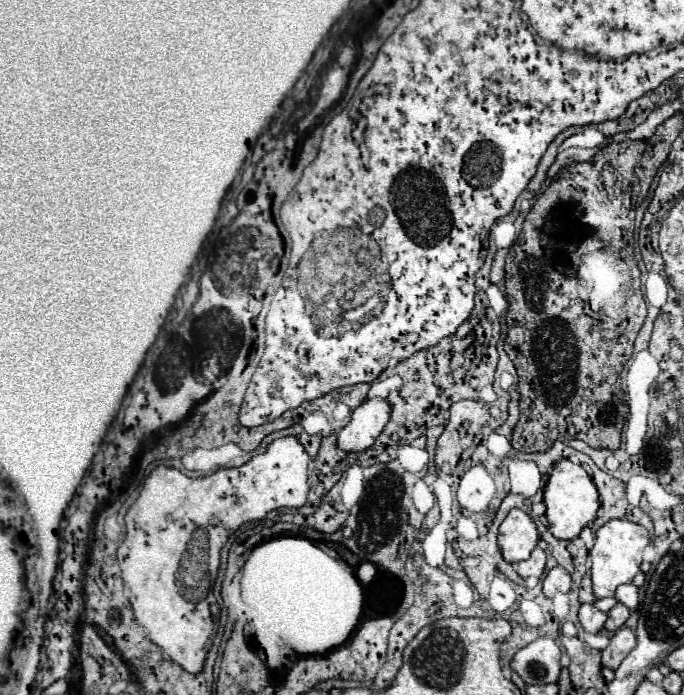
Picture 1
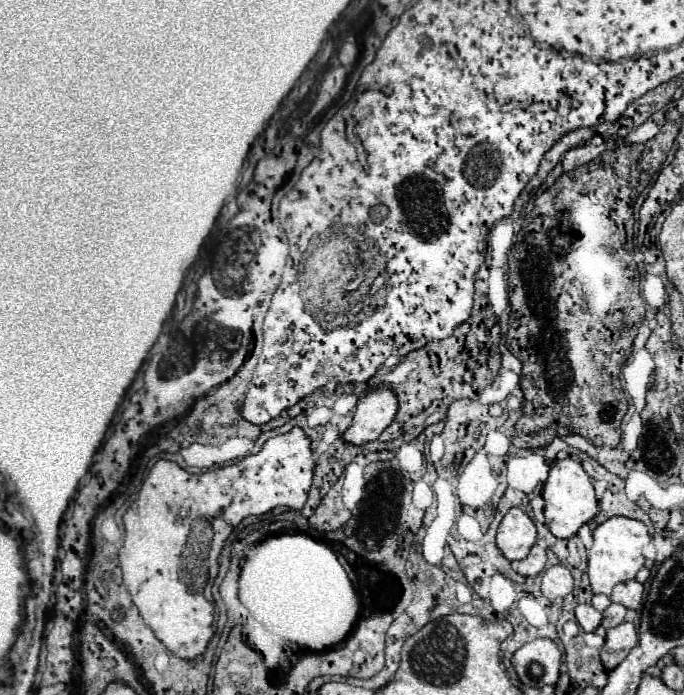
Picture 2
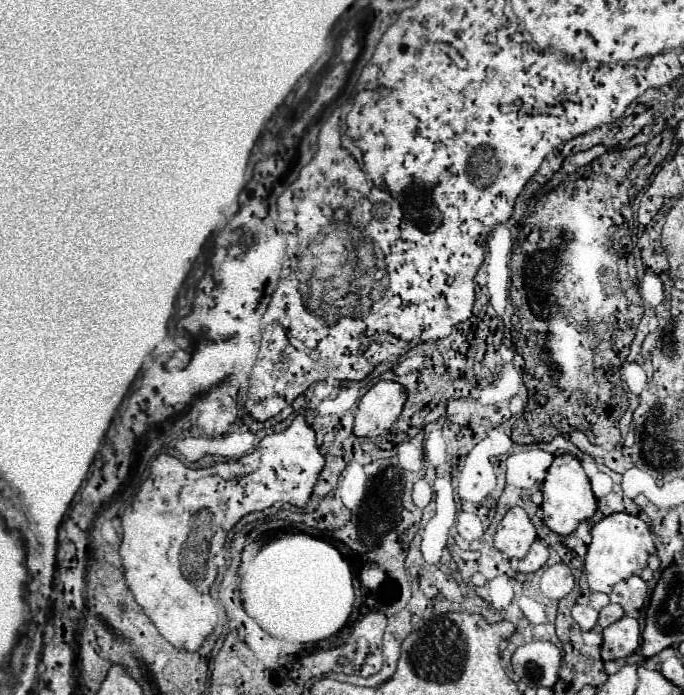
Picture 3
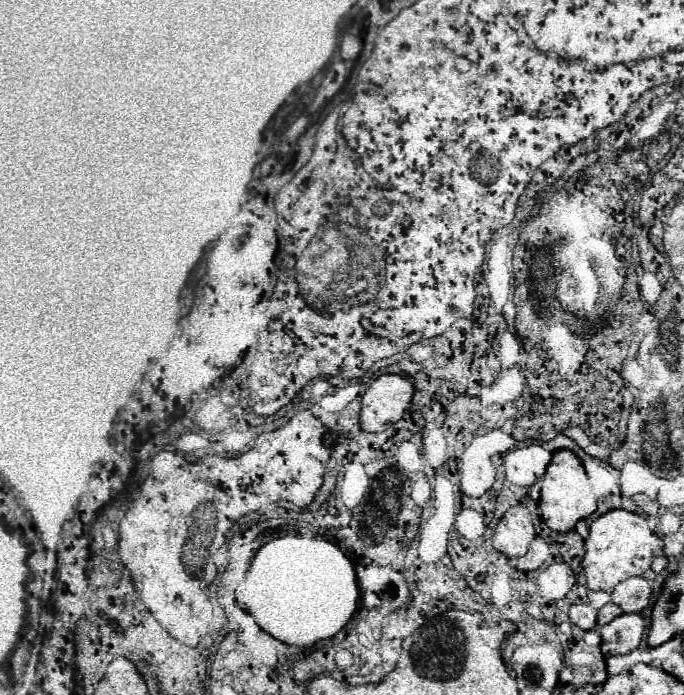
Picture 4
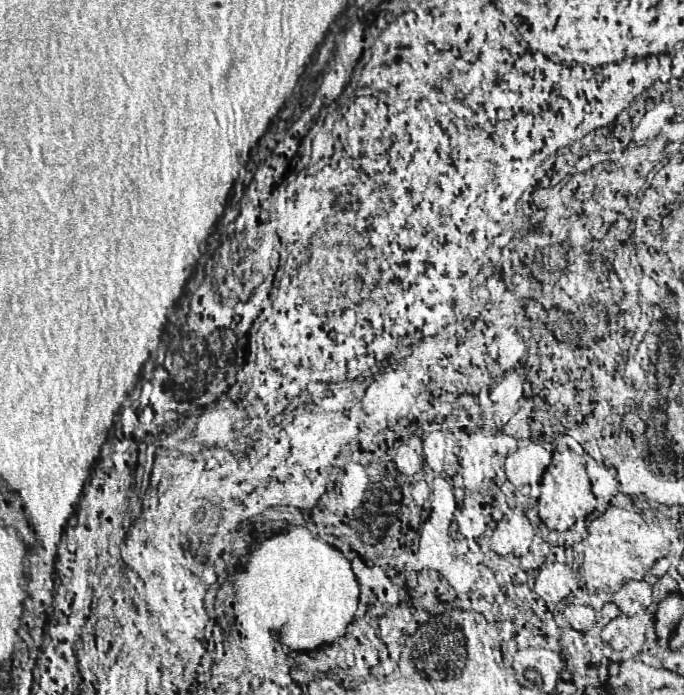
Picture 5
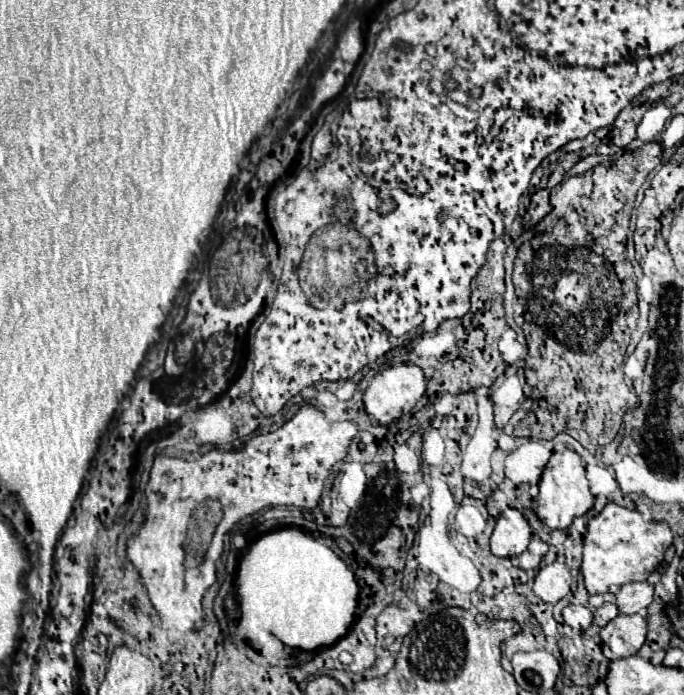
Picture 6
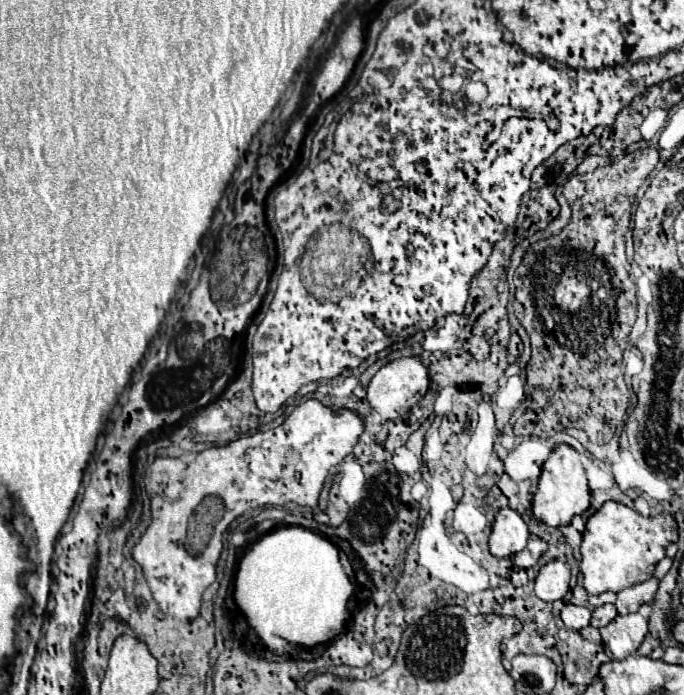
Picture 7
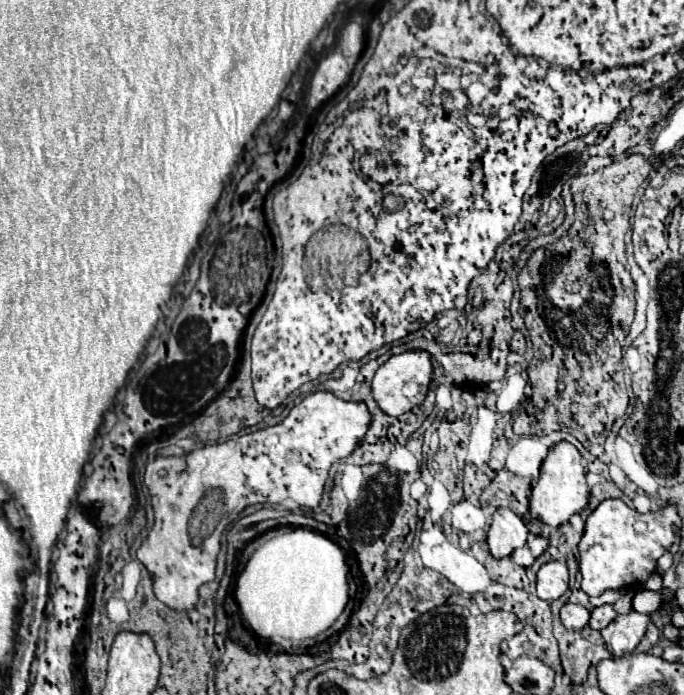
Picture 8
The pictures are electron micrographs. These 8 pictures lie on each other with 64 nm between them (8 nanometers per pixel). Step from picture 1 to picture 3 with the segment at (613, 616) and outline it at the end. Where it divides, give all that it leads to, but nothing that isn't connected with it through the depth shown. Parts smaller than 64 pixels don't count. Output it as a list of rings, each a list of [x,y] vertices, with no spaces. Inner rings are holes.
[[[608,604],[608,606],[604,606],[604,608],[600,610],[600,620],[598,620],[598,624],[600,624],[602,628],[606,628],[606,626],[614,624],[616,620],[620,620],[622,616],[624,616],[624,610],[622,610],[620,604]]]

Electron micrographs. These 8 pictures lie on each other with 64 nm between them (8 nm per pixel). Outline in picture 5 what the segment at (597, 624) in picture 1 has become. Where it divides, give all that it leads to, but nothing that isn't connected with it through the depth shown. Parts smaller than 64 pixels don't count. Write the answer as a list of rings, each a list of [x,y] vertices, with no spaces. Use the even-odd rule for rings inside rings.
[[[568,604],[564,608],[564,618],[570,622],[570,626],[578,632],[586,632],[594,624],[594,610],[590,606],[576,606]]]

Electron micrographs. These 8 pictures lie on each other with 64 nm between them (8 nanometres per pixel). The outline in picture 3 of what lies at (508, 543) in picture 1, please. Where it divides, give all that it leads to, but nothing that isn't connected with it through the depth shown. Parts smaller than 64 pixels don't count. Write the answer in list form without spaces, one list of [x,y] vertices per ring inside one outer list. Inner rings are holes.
[[[510,508],[496,526],[494,546],[510,558],[524,558],[536,540],[536,528],[522,508]]]

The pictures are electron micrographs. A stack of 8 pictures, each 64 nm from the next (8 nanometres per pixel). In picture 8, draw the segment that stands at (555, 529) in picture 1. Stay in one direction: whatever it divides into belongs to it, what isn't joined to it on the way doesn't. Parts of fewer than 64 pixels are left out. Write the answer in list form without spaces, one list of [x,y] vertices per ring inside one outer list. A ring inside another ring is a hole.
[[[566,440],[556,442],[540,466],[538,482],[532,486],[530,516],[548,526],[560,526],[568,522],[572,514],[580,512],[586,504],[588,504],[588,484],[584,476],[582,456],[574,444]]]

